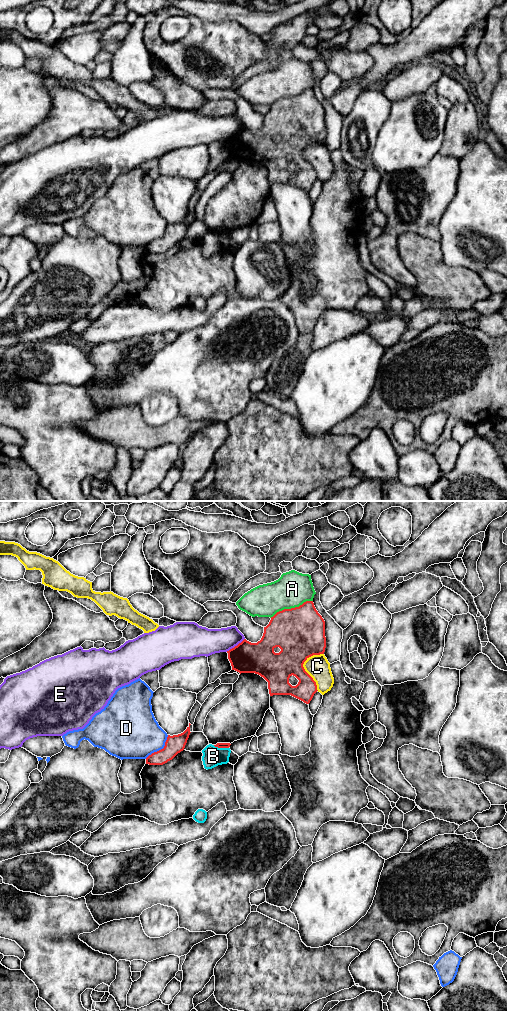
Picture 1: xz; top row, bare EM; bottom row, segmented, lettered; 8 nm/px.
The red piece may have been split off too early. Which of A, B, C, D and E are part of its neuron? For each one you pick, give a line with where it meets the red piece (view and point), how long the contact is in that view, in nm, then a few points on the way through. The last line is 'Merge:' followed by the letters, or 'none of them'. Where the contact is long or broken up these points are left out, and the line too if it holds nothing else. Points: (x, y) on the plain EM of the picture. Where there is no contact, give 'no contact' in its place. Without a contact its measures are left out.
Merge: none of them

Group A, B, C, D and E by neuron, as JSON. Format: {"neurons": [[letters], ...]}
{"neurons": [["A"], ["B"], ["C"], ["D"], ["E"]]}

